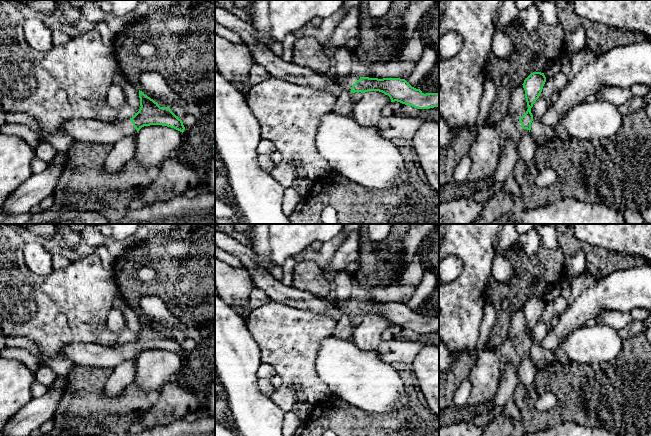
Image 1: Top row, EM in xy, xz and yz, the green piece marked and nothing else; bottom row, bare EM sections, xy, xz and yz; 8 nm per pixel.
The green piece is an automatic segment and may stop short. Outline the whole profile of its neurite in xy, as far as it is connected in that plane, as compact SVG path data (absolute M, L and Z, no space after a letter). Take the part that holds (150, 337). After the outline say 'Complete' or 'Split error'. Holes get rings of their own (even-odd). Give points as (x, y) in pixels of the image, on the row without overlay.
M139 314L140 333L127 344L104 346L94 343L71 344L61 352L62 358L71 359L76 365L110 368L136 358L142 351L162 349L184 356L181 343L170 332L160 331L157 326Z. Split error

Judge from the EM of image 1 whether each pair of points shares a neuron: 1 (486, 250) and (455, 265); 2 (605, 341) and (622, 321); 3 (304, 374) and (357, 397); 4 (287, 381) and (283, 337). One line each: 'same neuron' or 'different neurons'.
1: different neurons
2: different neurons
3: different neurons
4: same neuron

